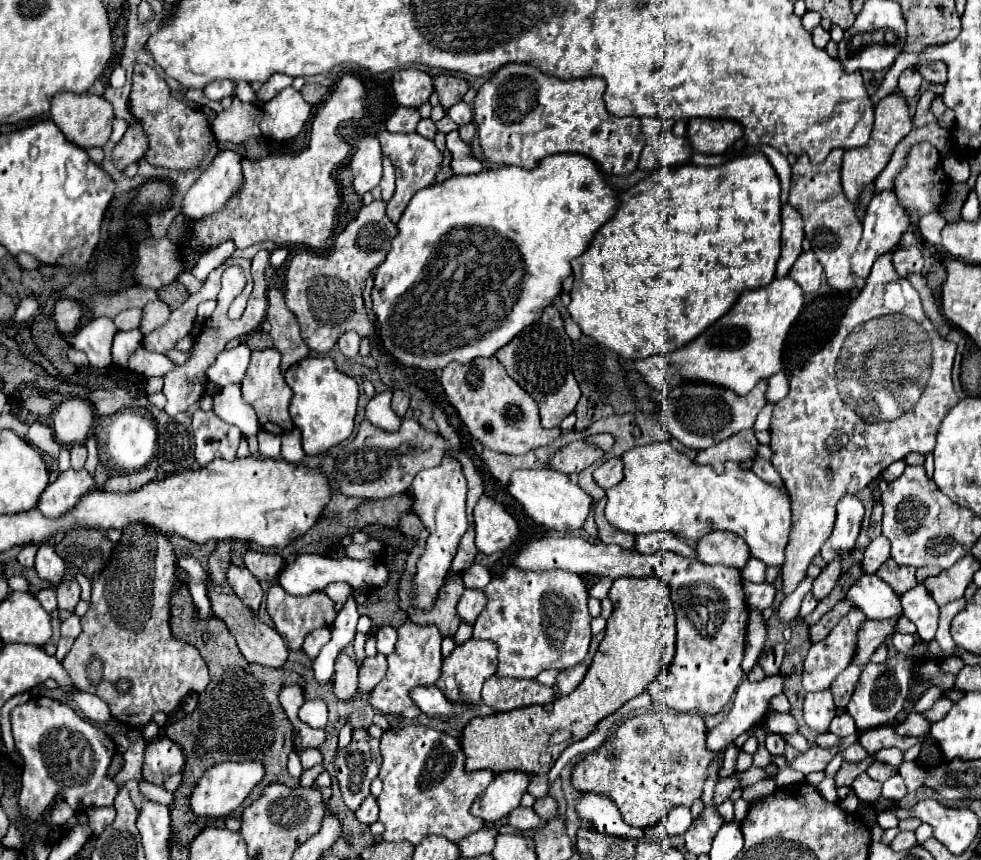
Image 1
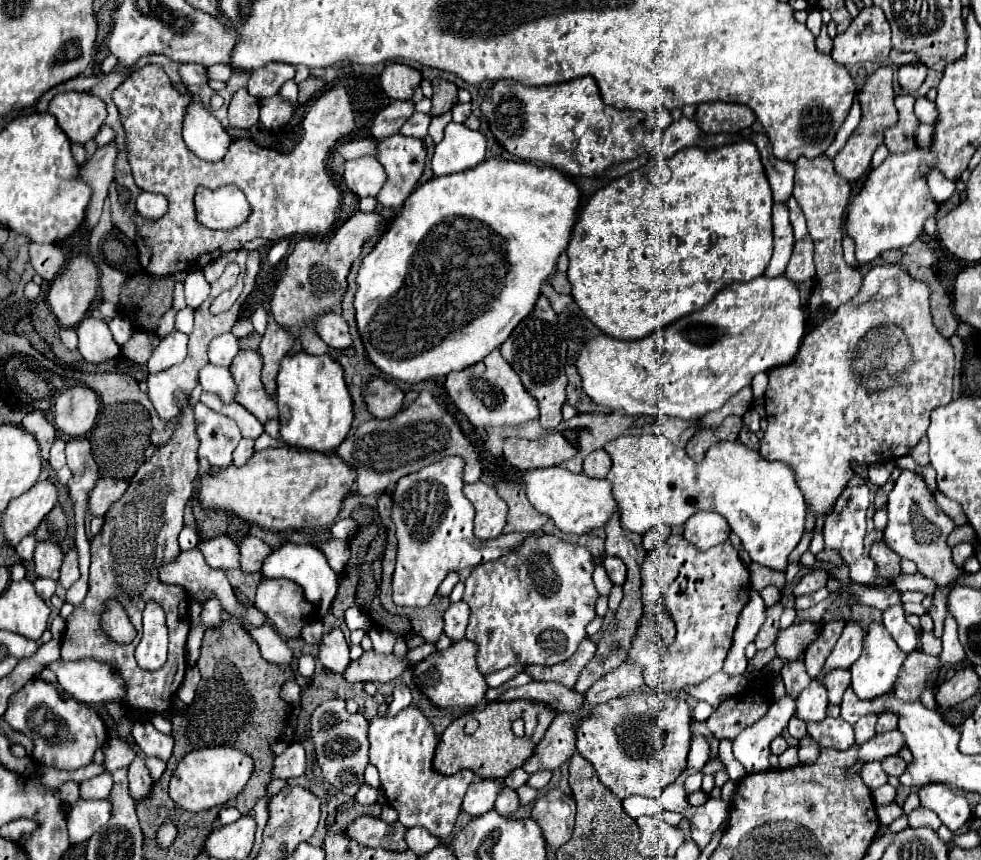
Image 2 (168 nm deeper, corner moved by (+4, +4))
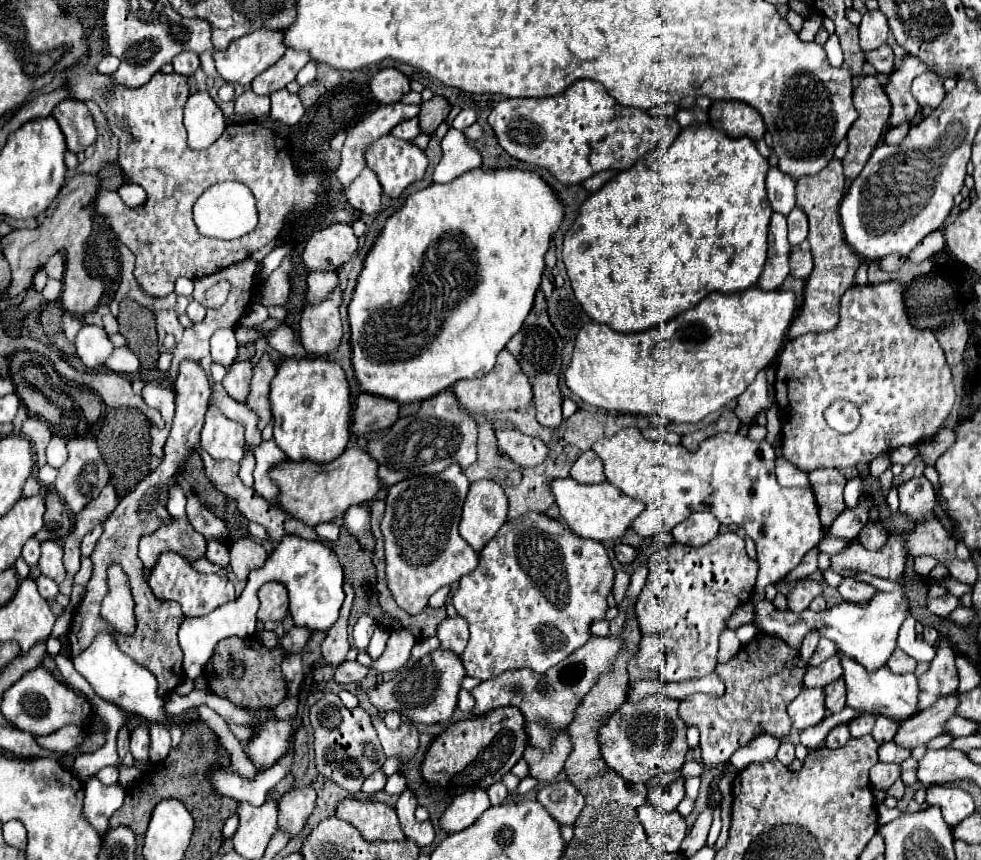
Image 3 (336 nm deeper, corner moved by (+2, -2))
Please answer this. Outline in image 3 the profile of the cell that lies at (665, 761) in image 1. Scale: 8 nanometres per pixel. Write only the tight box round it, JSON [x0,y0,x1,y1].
[598,692,688,784]

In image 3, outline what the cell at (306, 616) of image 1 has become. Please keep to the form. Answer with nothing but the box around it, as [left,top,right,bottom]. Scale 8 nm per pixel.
[258,582,288,622]

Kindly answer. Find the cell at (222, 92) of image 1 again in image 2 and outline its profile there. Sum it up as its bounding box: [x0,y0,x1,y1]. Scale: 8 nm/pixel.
[180,62,208,86]

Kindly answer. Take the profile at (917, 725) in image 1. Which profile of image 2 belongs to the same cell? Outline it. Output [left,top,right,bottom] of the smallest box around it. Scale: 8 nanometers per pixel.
[876,712,898,732]

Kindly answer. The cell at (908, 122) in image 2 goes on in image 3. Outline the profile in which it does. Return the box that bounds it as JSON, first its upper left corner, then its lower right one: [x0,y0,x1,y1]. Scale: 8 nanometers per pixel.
[886,56,926,128]

